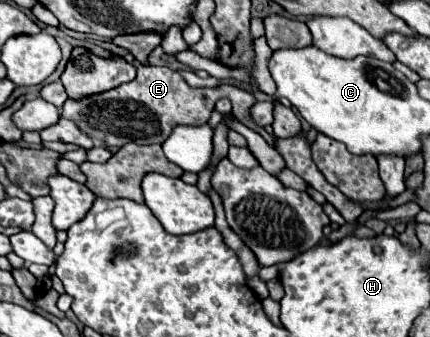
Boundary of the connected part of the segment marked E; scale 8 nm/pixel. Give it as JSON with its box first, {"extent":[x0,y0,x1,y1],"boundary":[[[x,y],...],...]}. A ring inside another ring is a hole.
{"extent":[61,65,273,147],"boundary":[[[139,65],[137,77],[125,85],[83,99],[69,97],[67,103],[63,105],[61,115],[75,121],[81,133],[85,133],[91,139],[101,139],[107,147],[123,147],[125,143],[151,145],[151,143],[163,143],[177,123],[205,125],[209,121],[209,115],[213,113],[215,103],[221,97],[229,97],[235,107],[235,115],[241,117],[241,121],[247,127],[259,131],[269,145],[273,145],[273,135],[269,135],[261,127],[255,127],[247,115],[249,107],[255,103],[253,95],[229,85],[217,85],[213,89],[193,89],[185,83],[185,79],[177,71],[169,67]]]}

